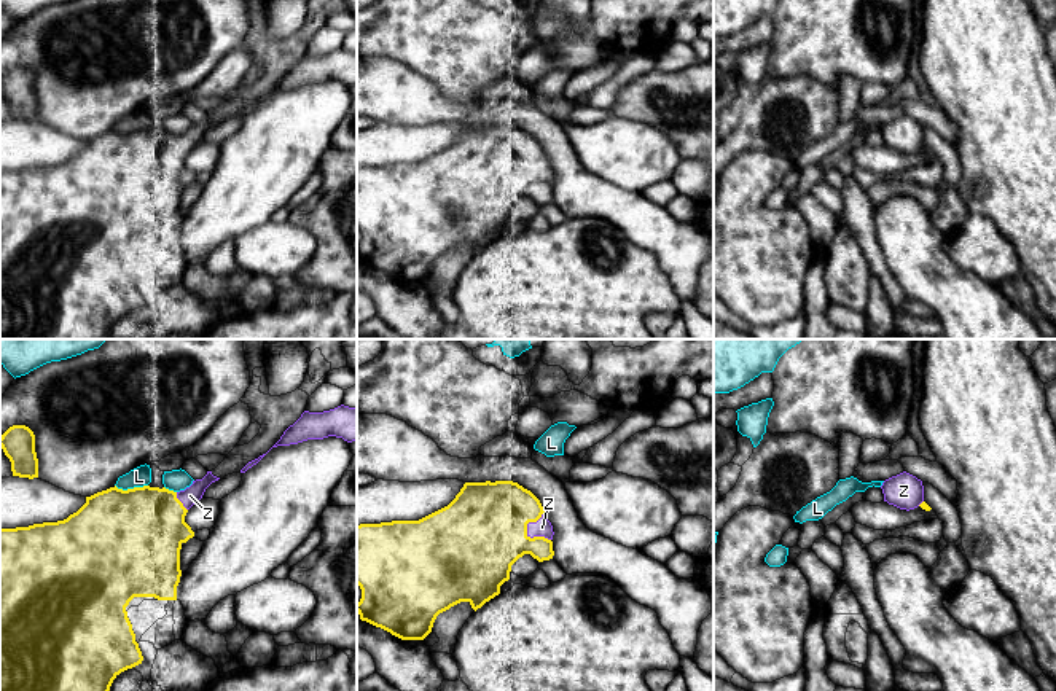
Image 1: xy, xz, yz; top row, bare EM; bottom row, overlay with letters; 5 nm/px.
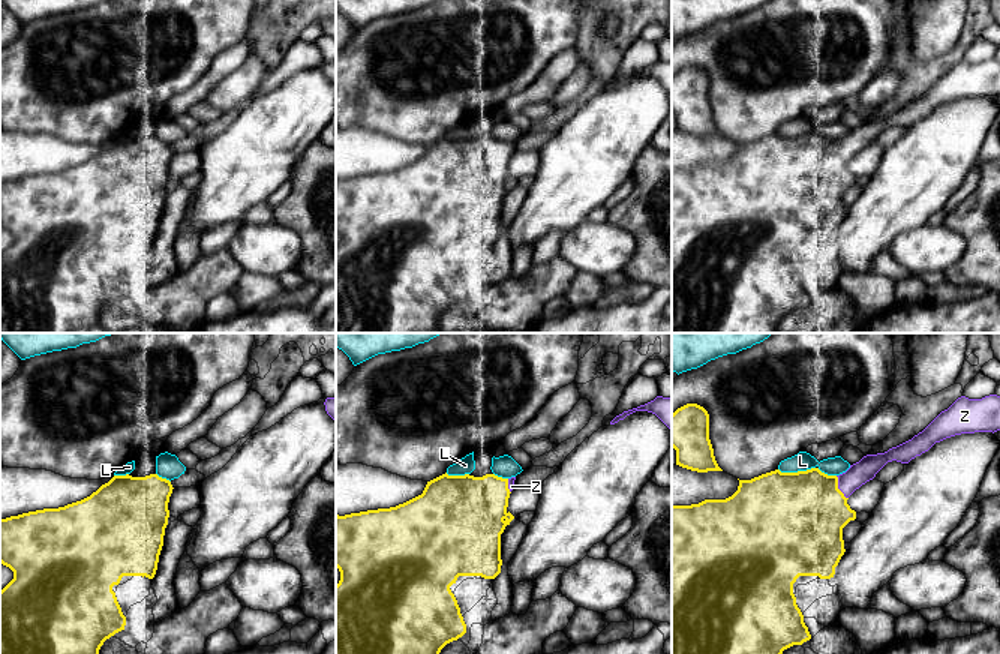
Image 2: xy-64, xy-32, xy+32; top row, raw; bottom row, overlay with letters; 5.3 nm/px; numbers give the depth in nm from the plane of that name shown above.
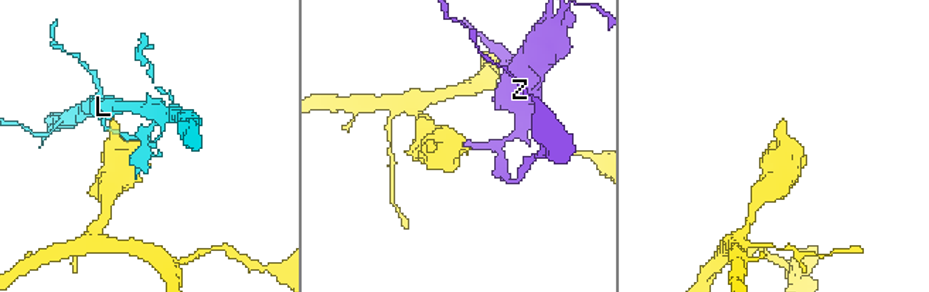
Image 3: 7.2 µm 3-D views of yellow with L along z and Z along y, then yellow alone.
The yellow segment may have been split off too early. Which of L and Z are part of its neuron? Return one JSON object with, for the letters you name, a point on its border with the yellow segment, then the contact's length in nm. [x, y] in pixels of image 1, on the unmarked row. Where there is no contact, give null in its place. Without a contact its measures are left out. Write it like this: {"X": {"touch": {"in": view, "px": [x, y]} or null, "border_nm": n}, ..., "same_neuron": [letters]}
{"Z": {"touch": {"in": "xz", "px": [529, 164]}, "border_nm": 160}, "same_neuron": ["Z"]}

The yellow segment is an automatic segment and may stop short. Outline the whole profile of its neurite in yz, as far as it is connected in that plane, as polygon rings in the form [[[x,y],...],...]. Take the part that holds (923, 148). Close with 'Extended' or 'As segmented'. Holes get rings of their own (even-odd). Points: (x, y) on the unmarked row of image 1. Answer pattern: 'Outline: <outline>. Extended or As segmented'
Outline: [[[903,115],[897,119],[886,123],[881,129],[884,145],[900,153],[914,153],[921,150],[925,154],[932,151],[924,145],[924,129],[916,119]]]. Extended

